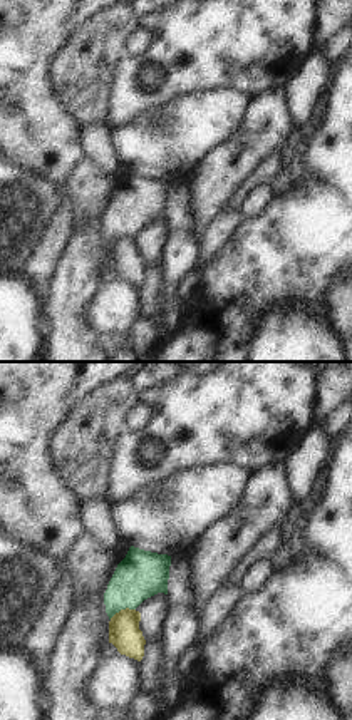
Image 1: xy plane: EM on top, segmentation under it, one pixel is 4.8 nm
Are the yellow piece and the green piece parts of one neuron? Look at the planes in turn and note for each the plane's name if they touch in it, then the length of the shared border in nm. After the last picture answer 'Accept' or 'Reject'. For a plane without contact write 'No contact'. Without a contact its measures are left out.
Touches yellow in xy. Shared border 140 nm.

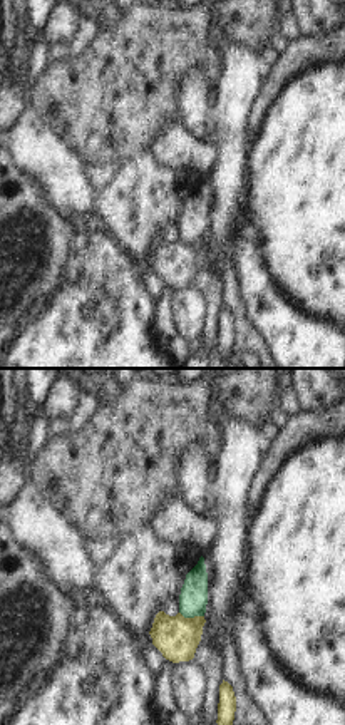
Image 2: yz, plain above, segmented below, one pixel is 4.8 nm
Touches yellow in yz. Shared border 120 nm.

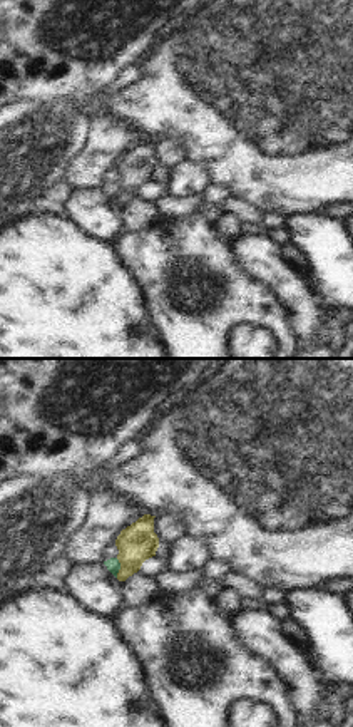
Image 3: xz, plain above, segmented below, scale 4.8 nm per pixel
Touches yellow in xz. Shared border 100 nm.

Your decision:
Reject.

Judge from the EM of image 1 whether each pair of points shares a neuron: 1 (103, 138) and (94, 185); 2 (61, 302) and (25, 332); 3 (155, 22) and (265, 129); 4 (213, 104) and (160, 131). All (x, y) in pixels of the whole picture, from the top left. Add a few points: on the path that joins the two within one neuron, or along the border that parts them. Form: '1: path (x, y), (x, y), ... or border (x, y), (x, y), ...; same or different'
1: path (101, 149), (101, 173); same
2: border (47, 315), (47, 340), (44, 344); different
3: border (285, 84), (252, 97); different
4: path (200, 118), (185, 131), (173, 131); same

